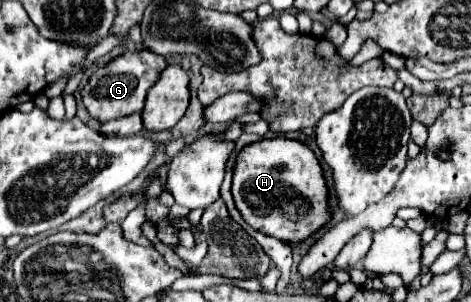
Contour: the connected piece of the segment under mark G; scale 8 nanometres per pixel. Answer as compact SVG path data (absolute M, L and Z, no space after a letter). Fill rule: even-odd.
M140 50L140 52L124 52L122 56L110 60L104 68L92 74L88 84L82 88L82 100L86 110L90 112L92 118L100 122L116 120L126 114L142 112L144 100L148 90L156 84L160 78L160 72L166 68L166 58L158 56L150 50Z

